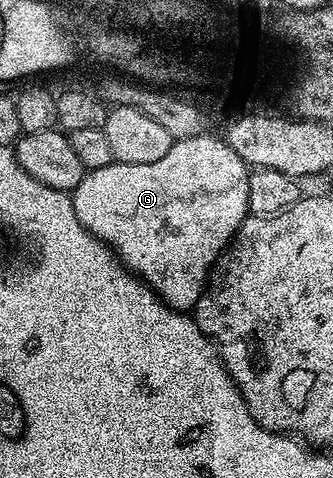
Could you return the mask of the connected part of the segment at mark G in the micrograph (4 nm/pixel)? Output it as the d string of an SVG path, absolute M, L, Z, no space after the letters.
M197 134L185 140L173 142L168 154L163 155L158 162L150 162L149 165L128 165L113 162L93 172L85 171L82 182L78 182L78 186L70 194L74 214L78 214L78 222L82 222L86 231L107 244L122 261L124 267L130 270L131 275L139 276L165 304L169 304L171 308L182 313L195 309L198 298L204 292L205 284L208 283L208 274L212 271L212 265L216 263L220 253L227 248L229 240L235 236L236 231L240 229L240 223L250 212L247 196L249 165L245 164L242 158L238 158L238 154L234 154L234 150L230 150L230 146L219 135L208 135Z

